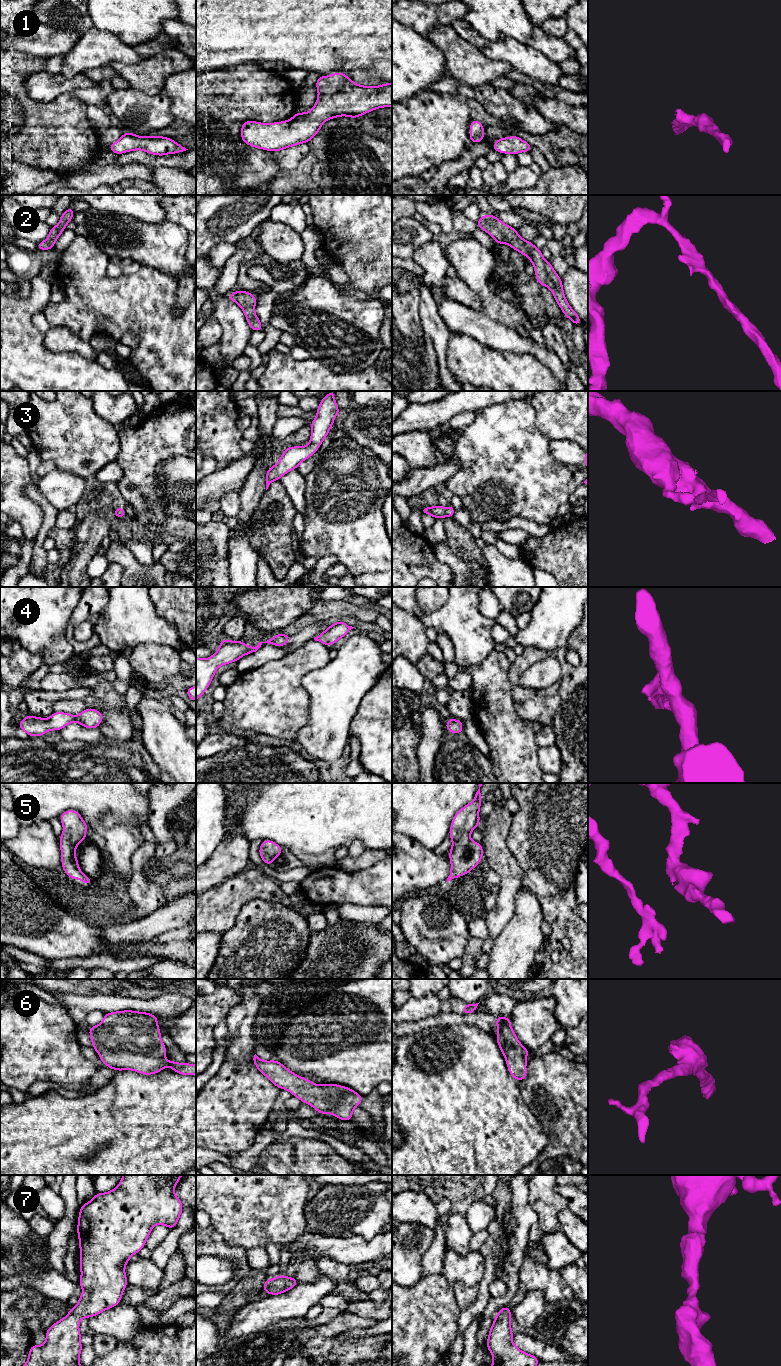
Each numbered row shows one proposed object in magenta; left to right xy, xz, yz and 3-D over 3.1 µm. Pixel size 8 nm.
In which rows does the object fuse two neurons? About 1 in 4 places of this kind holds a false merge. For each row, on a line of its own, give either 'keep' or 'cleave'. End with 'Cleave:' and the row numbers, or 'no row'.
1: keep
2: keep
3: keep
4: keep
5: keep
6: keep
7: keep
Cleave: no row

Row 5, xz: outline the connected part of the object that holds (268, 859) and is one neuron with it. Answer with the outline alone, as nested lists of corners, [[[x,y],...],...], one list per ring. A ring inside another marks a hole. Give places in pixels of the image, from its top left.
[[[263,840],[259,848],[259,855],[265,864],[271,866],[274,859],[282,854],[282,847],[272,840]]]

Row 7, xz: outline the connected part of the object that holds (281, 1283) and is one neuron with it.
[[[282,1274],[274,1279],[267,1279],[263,1286],[263,1292],[270,1295],[280,1295],[294,1288],[298,1282],[295,1277],[290,1278]]]

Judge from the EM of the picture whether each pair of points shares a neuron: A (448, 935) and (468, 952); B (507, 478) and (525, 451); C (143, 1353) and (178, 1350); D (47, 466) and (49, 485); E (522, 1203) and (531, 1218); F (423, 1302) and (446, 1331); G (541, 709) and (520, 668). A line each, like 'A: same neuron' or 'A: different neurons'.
A: different neurons
B: same neuron
C: same neuron
D: different neurons
E: same neuron
F: same neuron
G: same neuron

